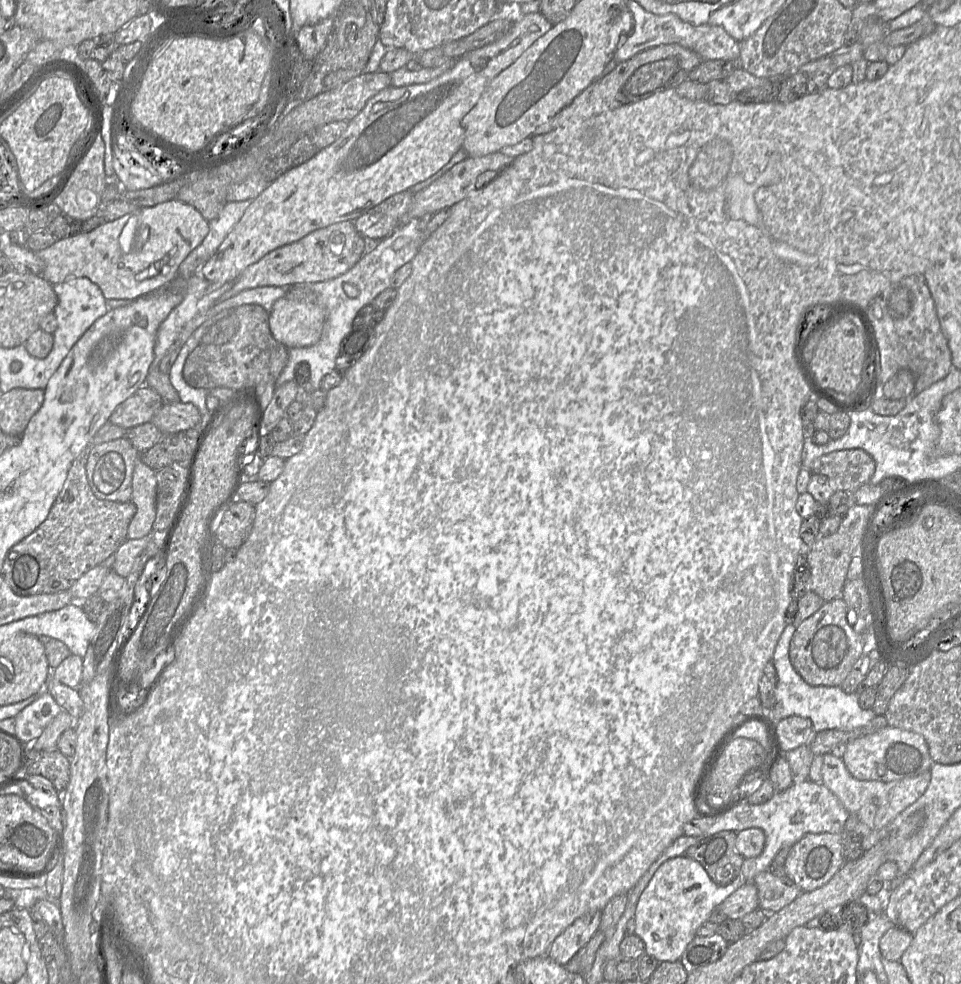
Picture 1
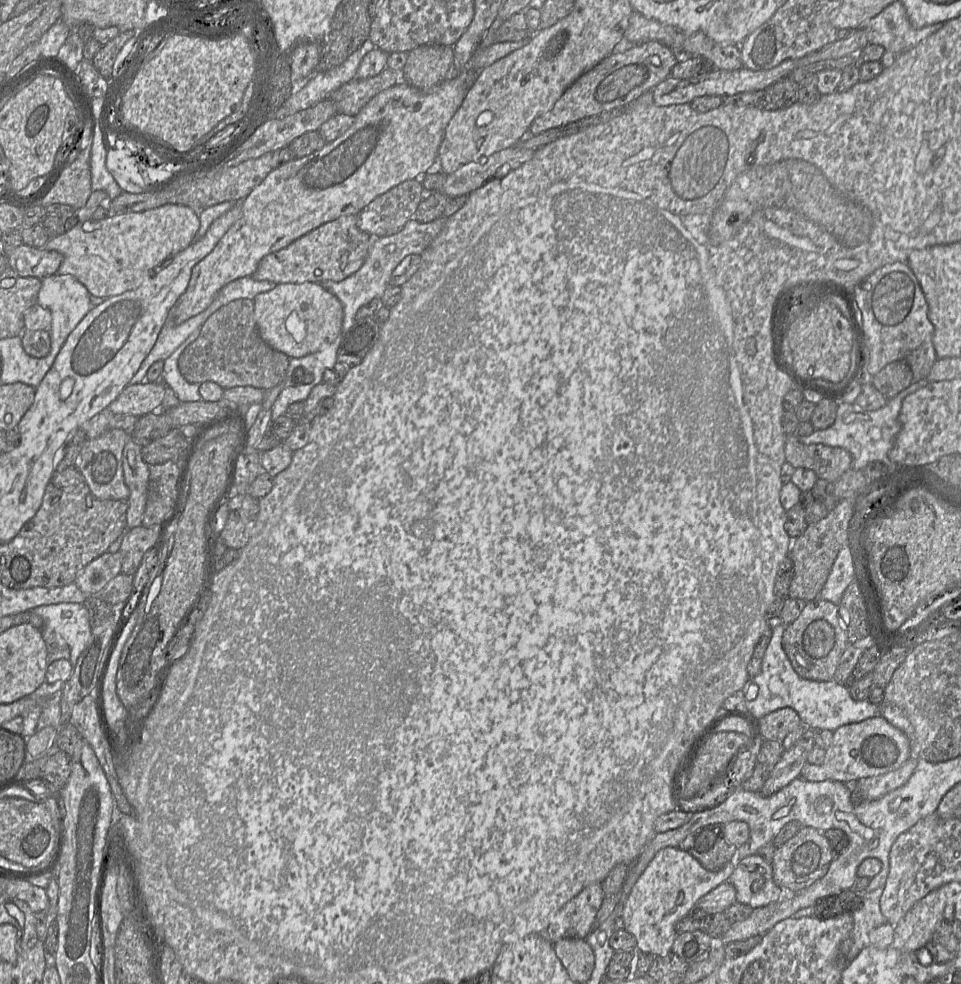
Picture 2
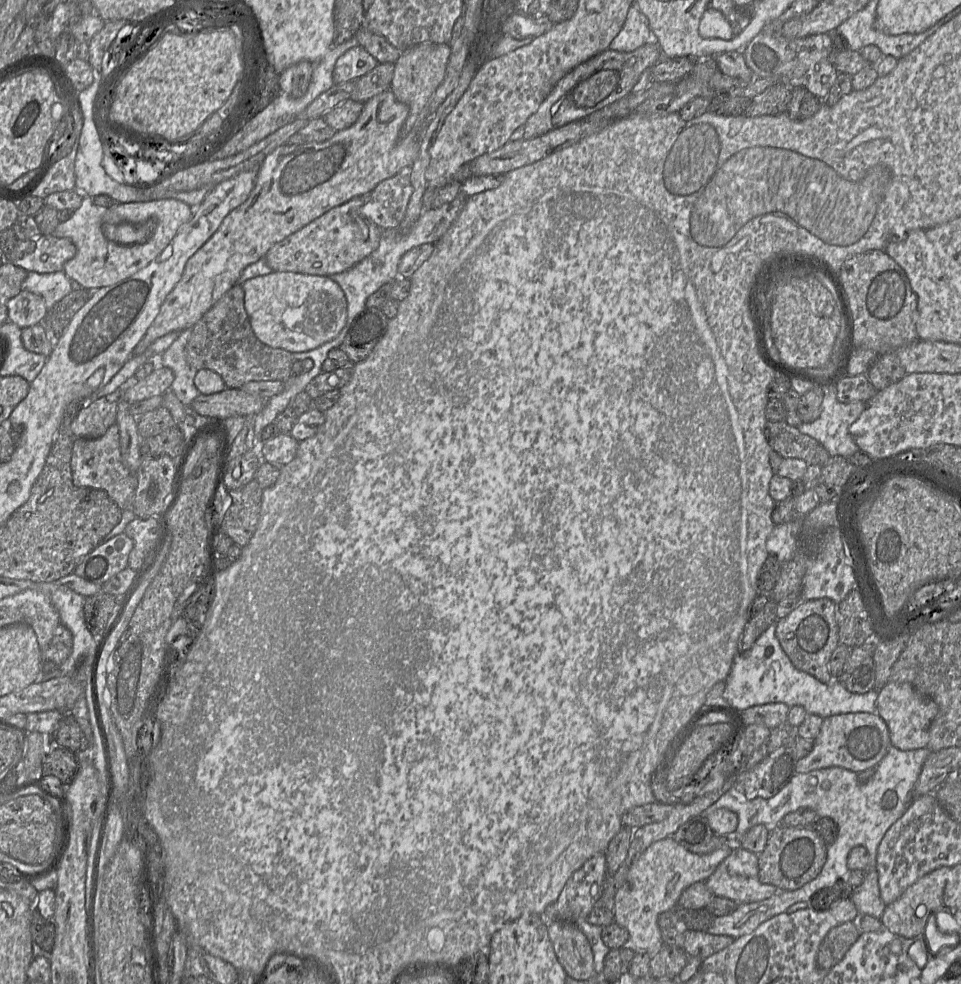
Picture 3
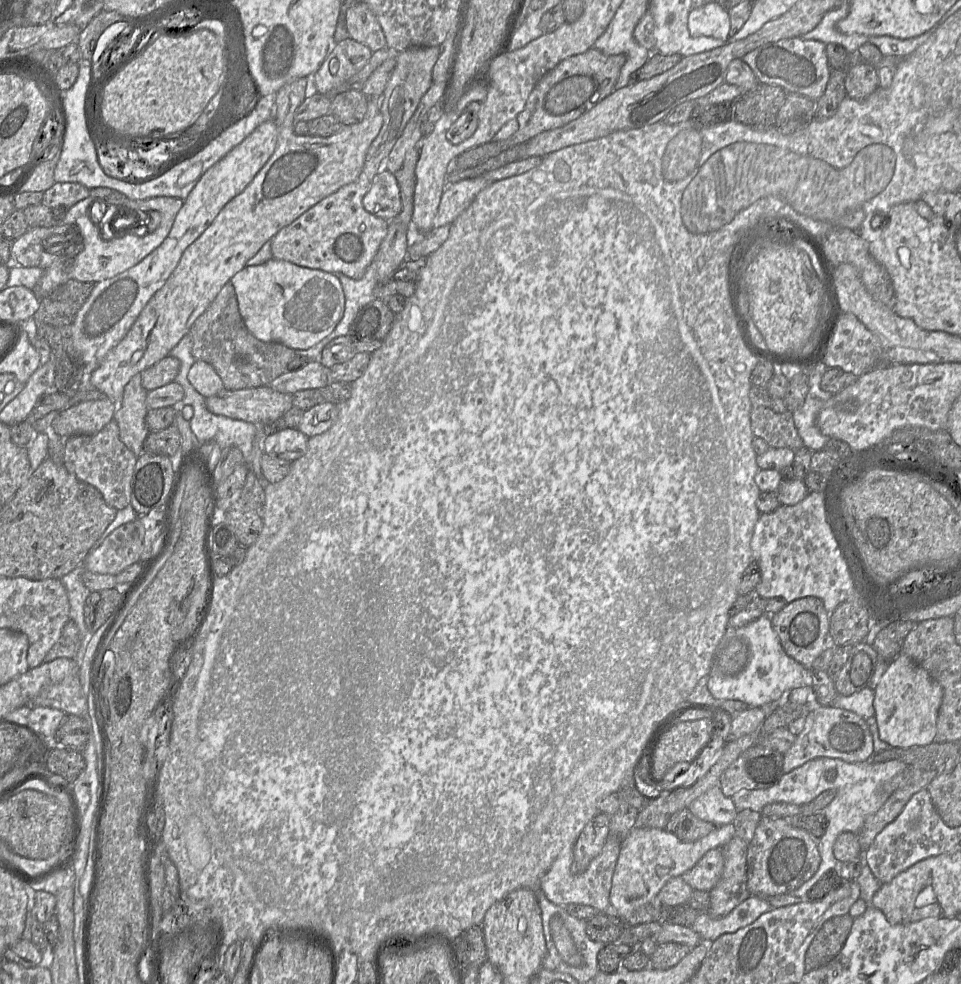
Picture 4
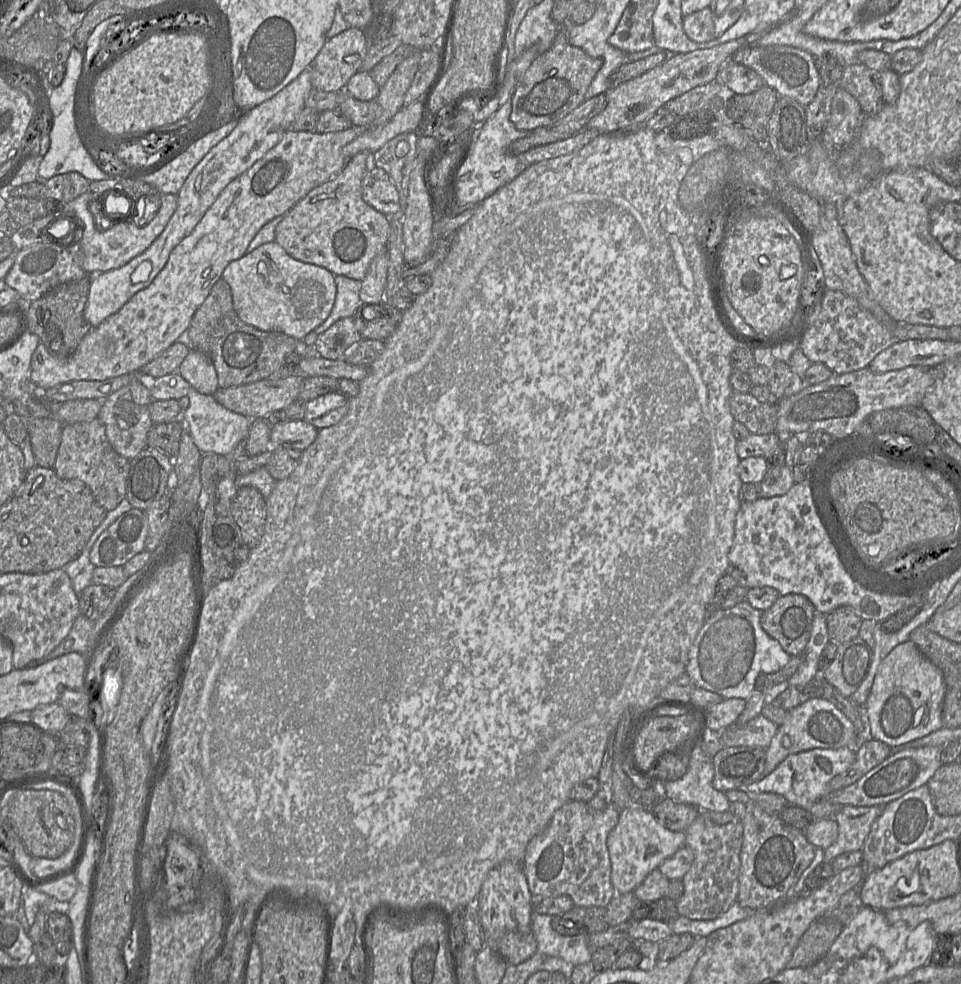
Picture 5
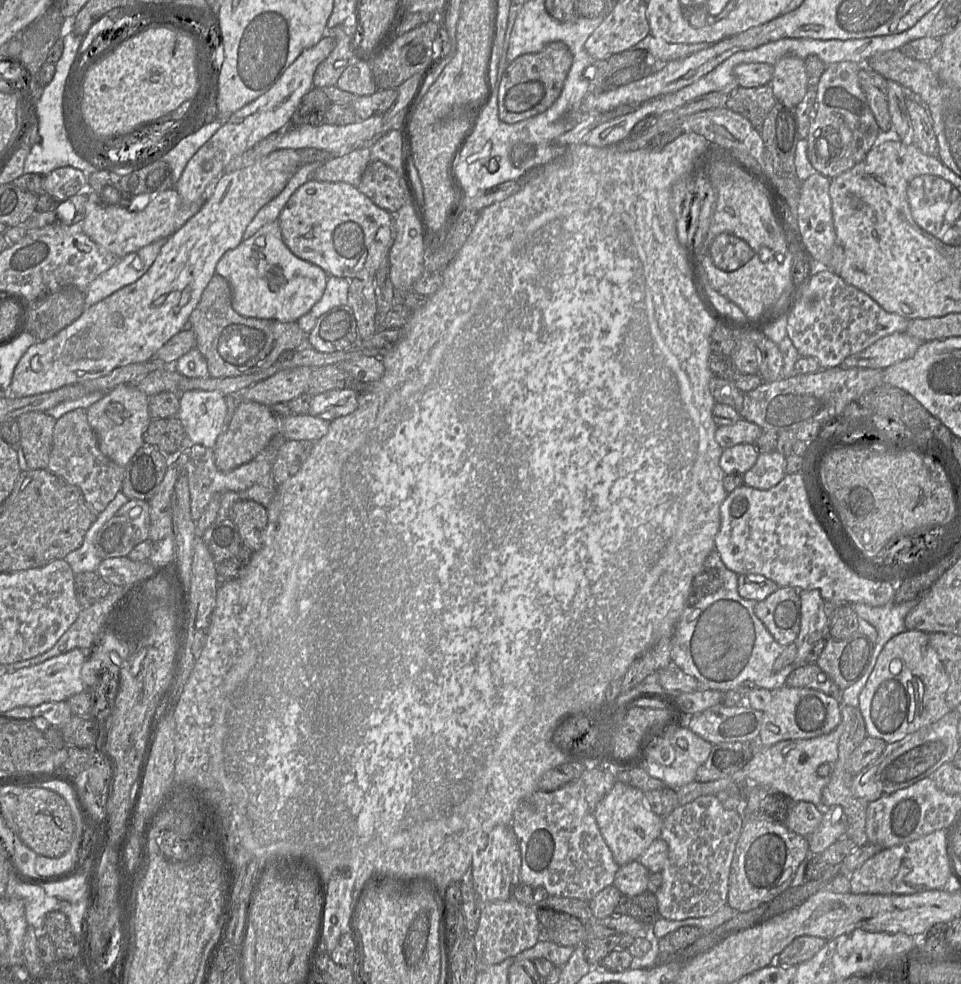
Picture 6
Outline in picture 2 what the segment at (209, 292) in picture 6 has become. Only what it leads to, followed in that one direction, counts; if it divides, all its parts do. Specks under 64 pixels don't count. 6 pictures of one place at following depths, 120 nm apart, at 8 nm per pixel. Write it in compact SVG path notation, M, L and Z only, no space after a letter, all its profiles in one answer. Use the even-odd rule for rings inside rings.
M236 299L214 312L200 327L197 338L180 355L178 370L192 384L215 382L223 389L251 386L268 390L285 378L290 358L266 344L254 319L254 302Z

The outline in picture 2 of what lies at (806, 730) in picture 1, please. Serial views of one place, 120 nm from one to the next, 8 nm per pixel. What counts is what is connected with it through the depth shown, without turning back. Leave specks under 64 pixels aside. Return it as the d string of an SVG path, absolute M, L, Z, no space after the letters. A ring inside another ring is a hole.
M782 708L759 719L763 739L780 743L791 731L804 726L799 715L792 708Z

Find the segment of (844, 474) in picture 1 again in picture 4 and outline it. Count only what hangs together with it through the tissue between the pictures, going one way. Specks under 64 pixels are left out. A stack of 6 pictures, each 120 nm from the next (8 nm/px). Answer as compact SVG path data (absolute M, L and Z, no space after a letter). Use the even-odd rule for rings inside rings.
M754 405L751 409L751 428L754 435L763 438L770 447L792 450L804 447L792 412L789 410L781 414L769 407Z

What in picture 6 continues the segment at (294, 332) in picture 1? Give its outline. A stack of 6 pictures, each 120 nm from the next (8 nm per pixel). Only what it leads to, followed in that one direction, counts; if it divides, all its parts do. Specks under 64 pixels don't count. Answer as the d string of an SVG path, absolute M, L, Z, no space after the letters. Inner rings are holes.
M278 220L262 226L254 235L234 249L228 250L218 261L215 273L222 276L232 290L232 307L241 316L297 322L311 311L325 291L328 274L319 266L294 255L284 243Z

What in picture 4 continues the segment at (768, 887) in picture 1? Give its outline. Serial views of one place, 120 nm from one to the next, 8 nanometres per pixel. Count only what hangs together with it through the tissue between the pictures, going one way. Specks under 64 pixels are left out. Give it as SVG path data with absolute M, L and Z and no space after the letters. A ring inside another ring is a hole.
M721 848L708 851L698 863L680 877L694 890L709 892L719 882L724 869Z

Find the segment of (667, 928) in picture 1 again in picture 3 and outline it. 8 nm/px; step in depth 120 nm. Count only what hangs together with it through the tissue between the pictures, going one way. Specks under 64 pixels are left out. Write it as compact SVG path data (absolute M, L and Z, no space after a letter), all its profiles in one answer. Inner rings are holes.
M666 837L653 842L633 861L625 882L615 893L612 910L615 922L628 931L637 951L654 953L661 946L659 915L674 908L687 887L705 882L732 850L729 844L709 854L696 854Z

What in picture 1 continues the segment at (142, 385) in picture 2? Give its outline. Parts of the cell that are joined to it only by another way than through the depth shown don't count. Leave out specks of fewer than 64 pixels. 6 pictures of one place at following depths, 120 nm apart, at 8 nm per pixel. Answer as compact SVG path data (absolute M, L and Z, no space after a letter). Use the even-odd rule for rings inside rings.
M144 385L114 410L109 422L129 430L151 421L162 405L161 396L151 387Z

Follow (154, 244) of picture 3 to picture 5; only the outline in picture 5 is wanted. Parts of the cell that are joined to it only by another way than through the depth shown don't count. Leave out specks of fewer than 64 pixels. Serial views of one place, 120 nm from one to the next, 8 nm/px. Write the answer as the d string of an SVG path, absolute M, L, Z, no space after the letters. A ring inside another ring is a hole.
M87 191L65 204L65 216L67 217L67 215L69 215L70 218L75 217L77 220L77 227L81 227L80 266L88 275L96 275L120 268L143 253L165 229L177 208L178 200L177 195L174 194L160 195L157 211L151 212L150 214L148 211L144 212L142 206L147 206L148 209L150 207L155 209L155 206L152 206L154 205L153 199L145 199L143 201L135 200L135 202L132 202L131 213L127 216L120 216L128 218L128 220L121 219L103 224L102 229L101 225L96 224L96 217L101 220L100 211L105 212L105 210L103 210L104 201L99 200L101 196L101 194L94 194L91 191ZM143 214L144 216L141 217ZM136 220L146 220L146 224L137 225Z

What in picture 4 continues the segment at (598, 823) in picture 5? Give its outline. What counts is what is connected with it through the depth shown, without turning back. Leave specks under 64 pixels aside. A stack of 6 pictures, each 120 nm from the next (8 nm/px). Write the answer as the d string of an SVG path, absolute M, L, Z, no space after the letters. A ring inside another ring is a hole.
M609 835L600 854L580 874L573 874L571 872L573 848L564 848L542 877L540 890L550 902L559 906L576 903L591 906L600 912L610 912L609 894L613 873L620 852L620 842L617 837Z

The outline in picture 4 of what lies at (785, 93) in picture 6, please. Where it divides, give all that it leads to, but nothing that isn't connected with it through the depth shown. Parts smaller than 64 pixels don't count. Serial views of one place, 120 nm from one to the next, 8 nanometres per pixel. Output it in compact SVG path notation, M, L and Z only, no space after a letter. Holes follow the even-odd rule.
M802 37L785 38L761 45L746 53L742 59L751 67L759 83L777 85L787 93L797 93L813 100L823 95L832 73L826 44Z

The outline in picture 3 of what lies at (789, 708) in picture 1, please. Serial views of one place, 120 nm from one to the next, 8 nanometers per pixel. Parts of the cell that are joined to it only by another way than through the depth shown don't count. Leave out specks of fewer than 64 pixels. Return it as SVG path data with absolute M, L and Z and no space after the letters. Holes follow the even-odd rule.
M776 624L770 625L746 653L739 653L733 661L731 671L725 679L723 697L727 705L740 710L770 703L783 703L789 707L801 706L807 714L826 718L847 713L876 713L878 691L872 689L864 694L849 692L844 685L834 679L821 683L814 676L794 667L776 638Z

